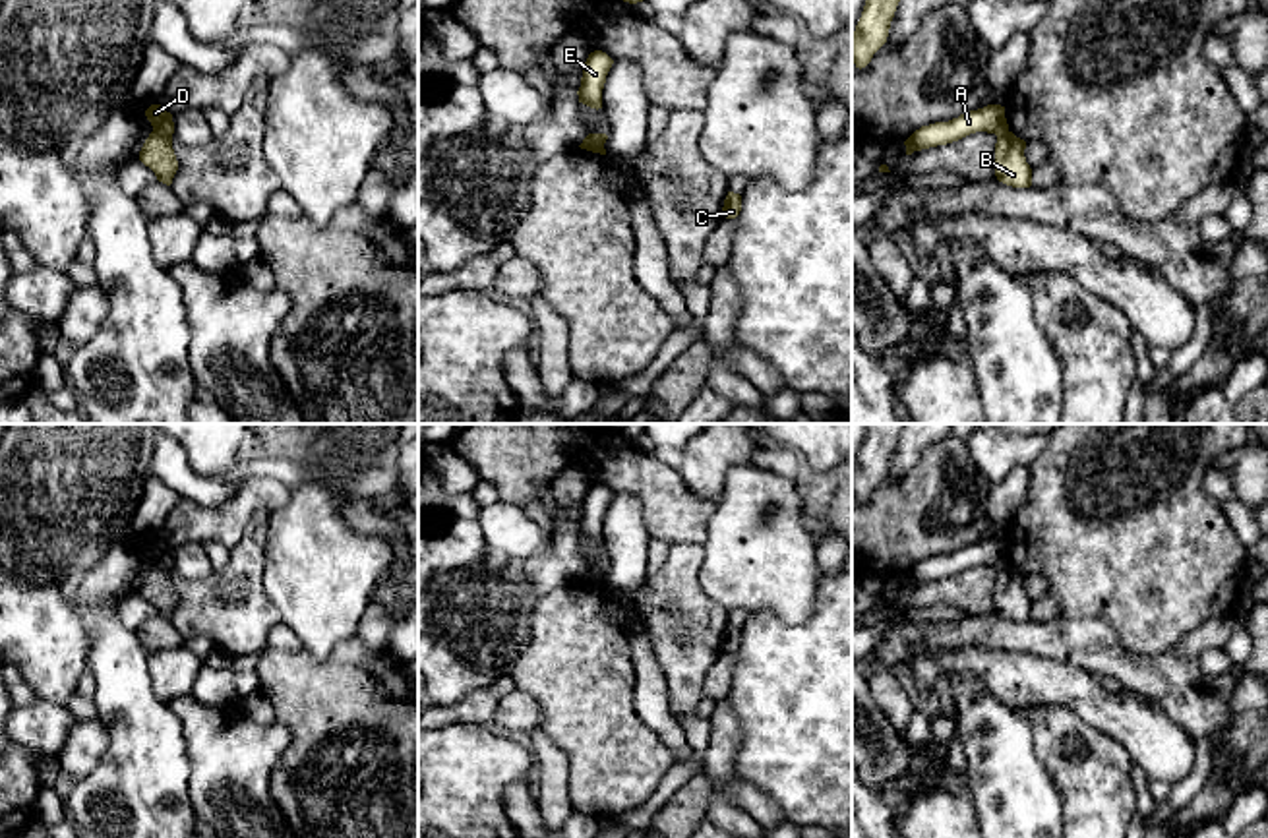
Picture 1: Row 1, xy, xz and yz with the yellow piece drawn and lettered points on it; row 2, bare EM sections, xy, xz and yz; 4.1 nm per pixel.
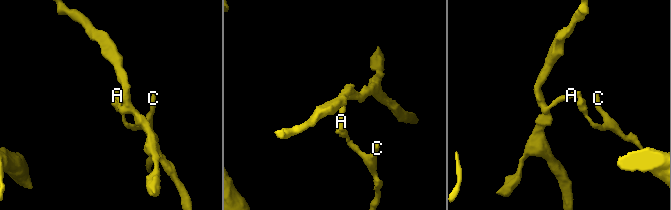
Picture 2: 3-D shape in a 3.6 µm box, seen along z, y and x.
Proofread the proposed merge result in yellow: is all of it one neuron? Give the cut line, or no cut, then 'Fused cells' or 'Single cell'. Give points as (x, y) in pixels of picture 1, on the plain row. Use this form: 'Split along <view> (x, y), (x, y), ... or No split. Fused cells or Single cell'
Split along xy (153, 562), (171, 571). Fused cells

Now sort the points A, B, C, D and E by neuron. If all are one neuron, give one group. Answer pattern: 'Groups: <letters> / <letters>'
Groups: A D E / B C

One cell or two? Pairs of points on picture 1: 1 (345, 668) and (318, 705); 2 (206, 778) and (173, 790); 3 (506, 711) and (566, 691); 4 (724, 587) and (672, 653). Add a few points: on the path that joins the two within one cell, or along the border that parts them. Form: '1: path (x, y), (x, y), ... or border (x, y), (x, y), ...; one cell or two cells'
1: path (345, 678), (328, 695); one cell
2: border (182, 740), (190, 767), (188, 800), (198, 817); two cells
3: border (515, 689), (537, 703), (539, 726); two cells
4: border (703, 556), (699, 585), (726, 612); two cells

